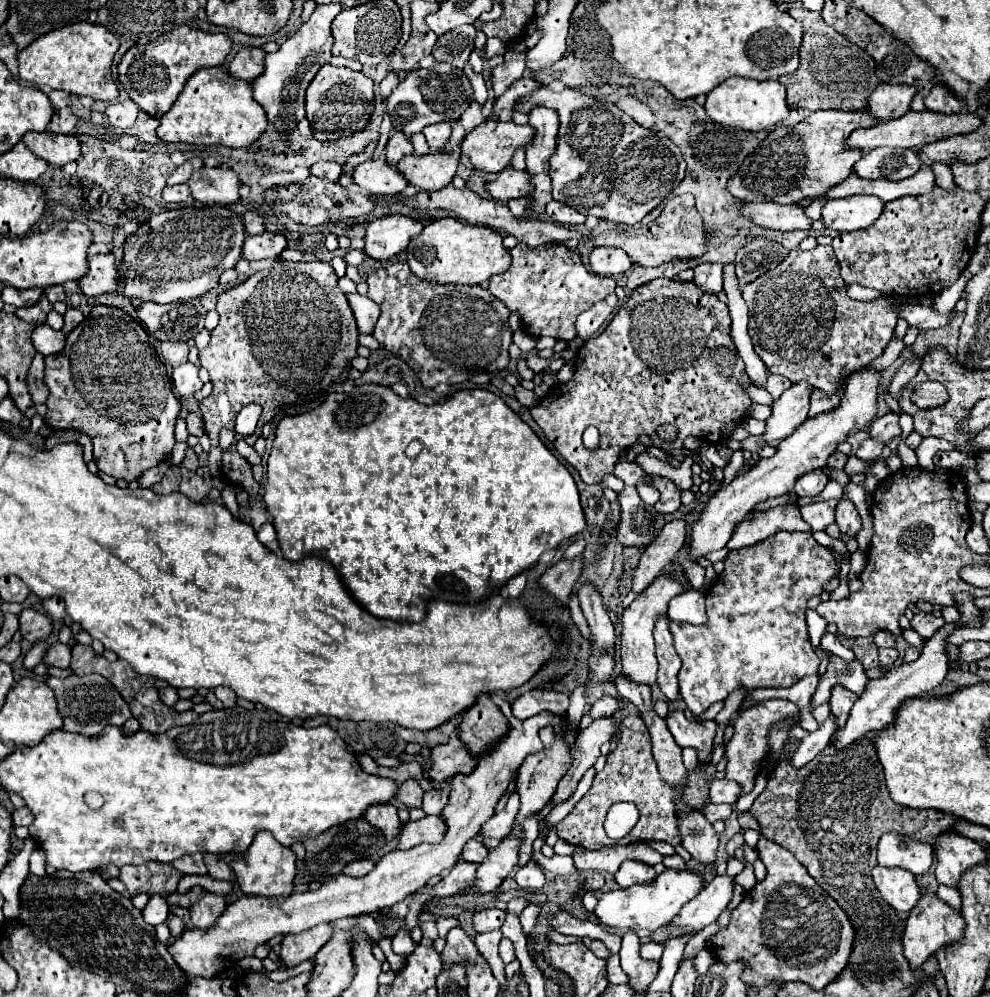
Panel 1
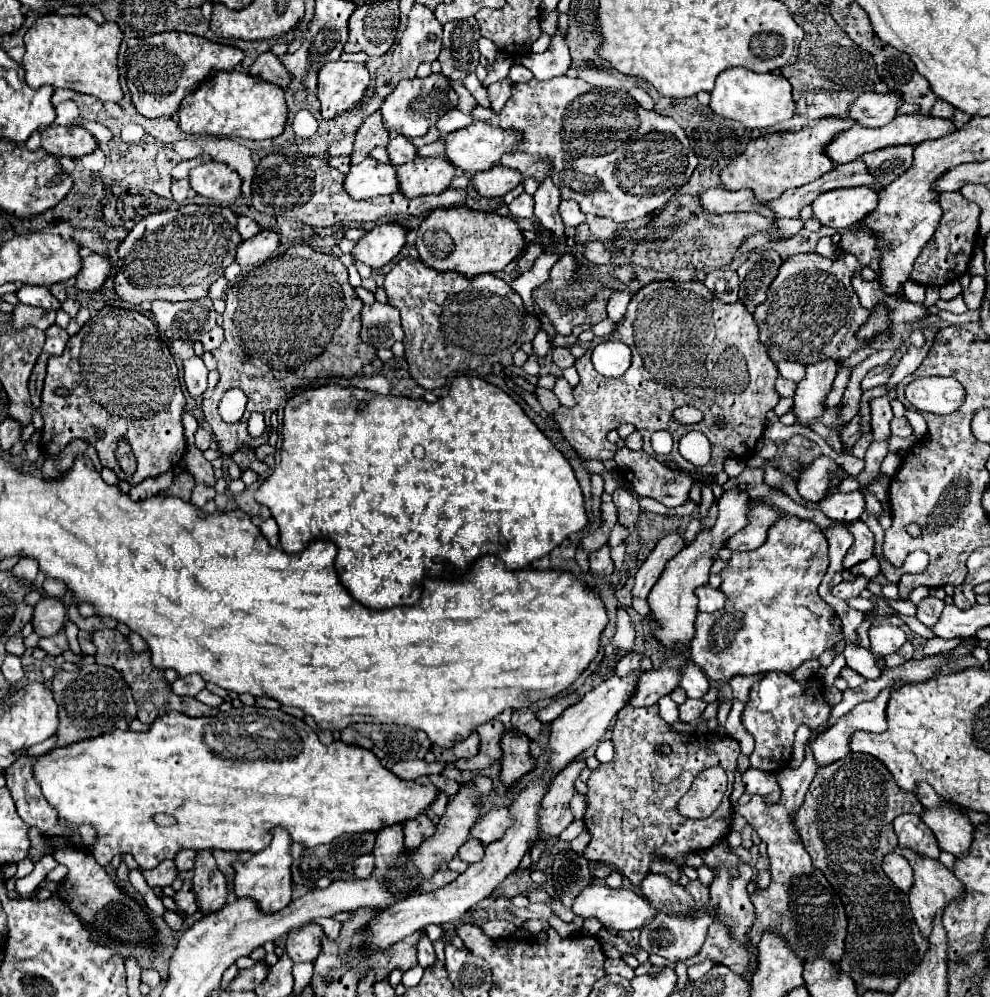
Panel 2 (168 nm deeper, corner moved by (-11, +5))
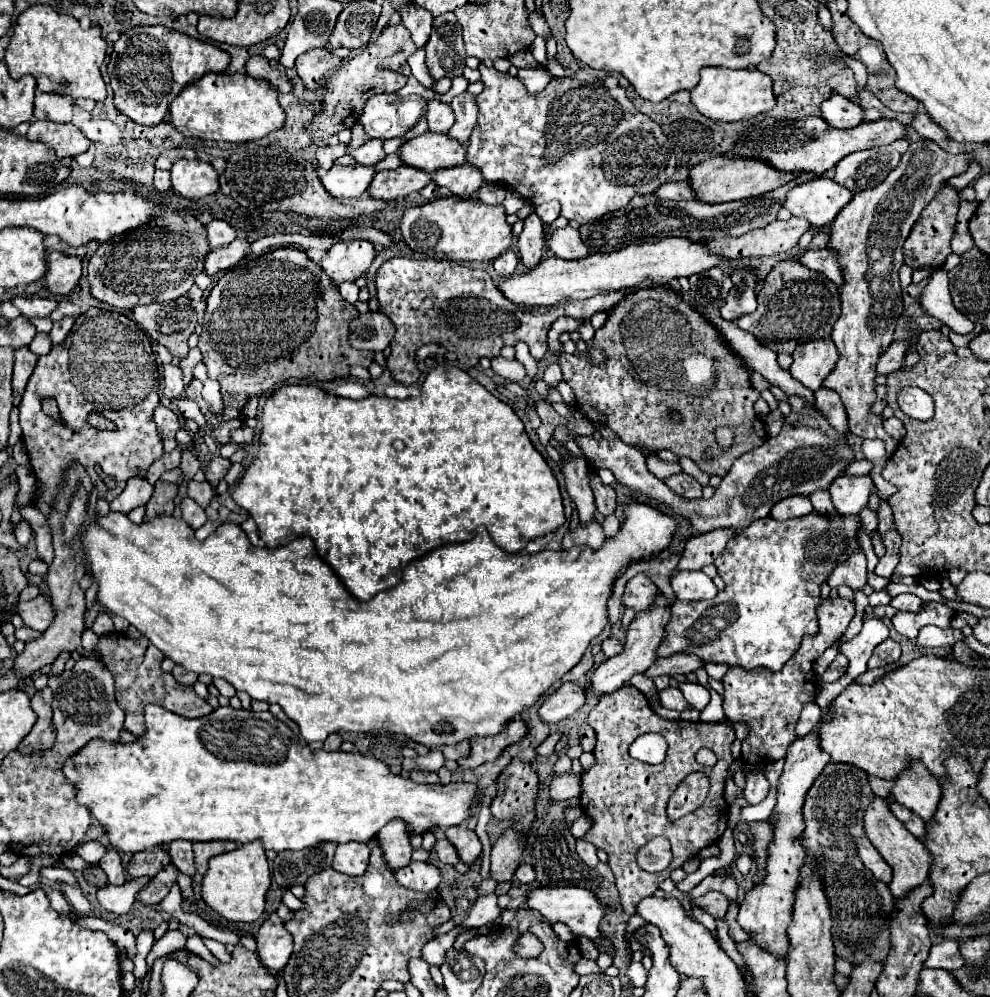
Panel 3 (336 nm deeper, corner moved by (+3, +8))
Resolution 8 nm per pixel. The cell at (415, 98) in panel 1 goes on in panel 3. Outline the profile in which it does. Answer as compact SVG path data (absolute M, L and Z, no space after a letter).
M398 93L372 95L360 117L368 137L390 139L402 137L426 115L428 101L418 95L400 97Z

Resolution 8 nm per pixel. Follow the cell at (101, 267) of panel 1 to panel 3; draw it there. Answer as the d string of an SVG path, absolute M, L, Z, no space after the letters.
M64 253L48 255L48 271L46 271L46 287L52 293L66 295L72 291L82 277L82 259L70 257Z

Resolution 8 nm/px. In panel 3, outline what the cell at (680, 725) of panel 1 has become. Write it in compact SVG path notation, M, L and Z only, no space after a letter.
M668 687L668 689L664 689L664 691L660 691L660 703L662 703L662 707L666 707L666 709L676 709L676 711L686 711L686 709L690 709L690 705L688 705L688 701L684 701L684 695L680 693L680 689L678 687Z

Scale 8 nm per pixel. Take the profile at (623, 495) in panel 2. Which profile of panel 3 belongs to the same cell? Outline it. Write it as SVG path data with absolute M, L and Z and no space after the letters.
M598 475L592 477L592 483L590 483L590 485L592 485L594 497L596 497L596 507L598 507L598 511L600 511L604 517L612 515L614 509L616 509L616 493L614 493L614 489L612 489L610 485L604 485Z

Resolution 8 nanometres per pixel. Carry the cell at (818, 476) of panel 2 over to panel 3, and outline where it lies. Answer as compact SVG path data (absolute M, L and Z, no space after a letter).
M798 495L798 497L786 497L782 501L778 501L772 507L772 517L778 521L786 521L786 519L794 519L794 517L802 517L808 515L812 511L812 503L808 497Z

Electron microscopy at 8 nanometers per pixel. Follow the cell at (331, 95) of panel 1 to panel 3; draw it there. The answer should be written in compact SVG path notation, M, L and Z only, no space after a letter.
M314 49L312 53L304 53L296 59L296 71L298 77L304 81L306 91L316 93L320 89L322 77L332 69L340 65L340 57L332 55L326 49Z

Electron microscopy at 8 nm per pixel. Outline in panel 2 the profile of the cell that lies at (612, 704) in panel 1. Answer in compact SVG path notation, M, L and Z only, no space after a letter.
M662 666L658 670L644 672L640 676L636 694L632 696L632 706L648 706L658 702L662 696L670 694L674 688L678 688L678 668Z

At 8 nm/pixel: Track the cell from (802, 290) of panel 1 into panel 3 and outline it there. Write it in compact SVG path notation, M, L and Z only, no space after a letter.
M780 261L772 267L758 291L758 309L738 319L738 327L752 333L760 345L776 353L794 353L798 345L826 339L840 317L840 291L820 271L804 267L800 261Z

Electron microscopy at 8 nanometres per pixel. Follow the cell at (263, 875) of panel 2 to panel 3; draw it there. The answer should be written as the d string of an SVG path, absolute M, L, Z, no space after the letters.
M252 841L210 861L210 869L202 879L202 897L208 909L222 915L228 923L252 923L266 909L266 893L270 889L270 867L262 841Z

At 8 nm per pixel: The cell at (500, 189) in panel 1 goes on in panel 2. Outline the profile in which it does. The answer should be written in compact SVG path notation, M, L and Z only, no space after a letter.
M498 164L498 166L490 168L488 172L474 174L470 178L470 182L478 190L480 196L484 196L484 198L496 198L496 196L504 196L514 186L518 186L520 178L522 176L518 172L512 172L510 168Z

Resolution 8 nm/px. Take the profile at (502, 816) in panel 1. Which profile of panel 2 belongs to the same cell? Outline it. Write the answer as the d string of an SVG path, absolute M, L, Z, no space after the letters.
M492 808L482 820L478 820L472 830L470 830L470 836L476 838L478 842L482 844L490 844L490 842L496 842L504 836L504 832L512 826L510 824L510 814L508 814L508 808Z

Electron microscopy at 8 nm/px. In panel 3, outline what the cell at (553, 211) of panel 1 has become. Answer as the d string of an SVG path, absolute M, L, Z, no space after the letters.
M558 201L542 203L542 205L536 207L536 213L538 213L538 217L540 217L544 223L552 223L552 221L558 219L558 215L560 215L560 203L558 203Z

